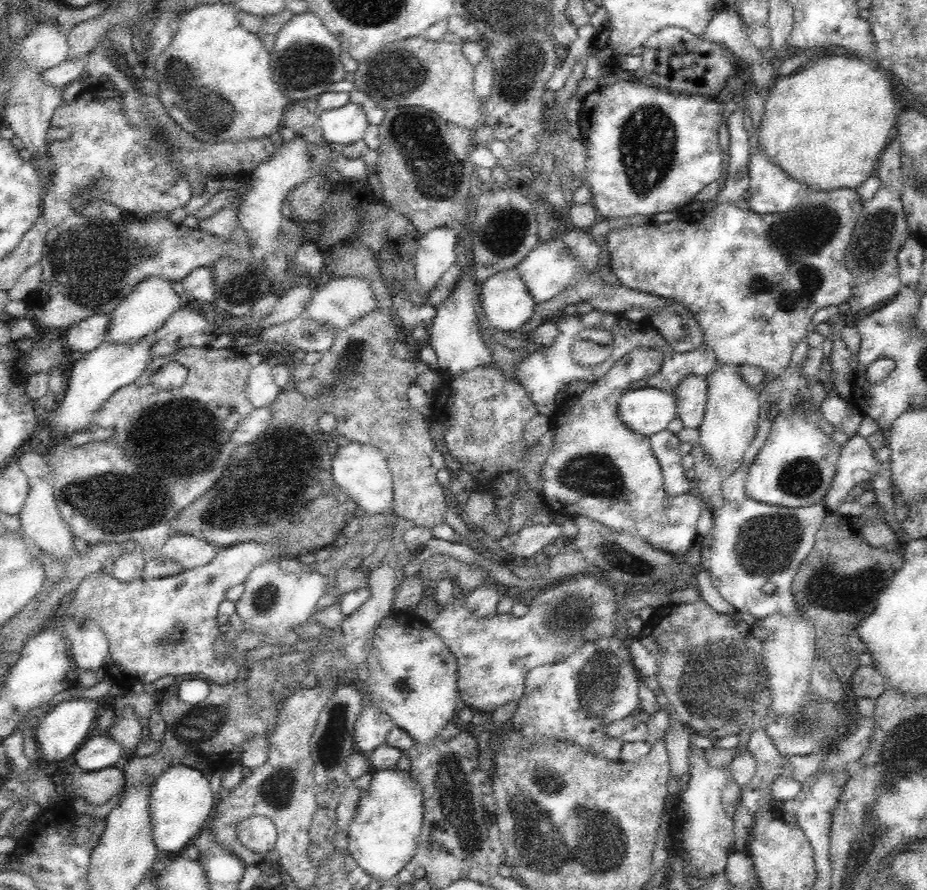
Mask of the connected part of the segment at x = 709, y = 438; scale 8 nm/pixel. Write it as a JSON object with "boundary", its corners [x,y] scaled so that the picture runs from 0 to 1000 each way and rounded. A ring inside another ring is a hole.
{"boundary":[[[776,409],[762,422],[764,445],[761,466],[754,479],[754,500],[768,516],[768,519],[782,533],[793,522],[800,519],[804,506],[811,499],[820,472],[818,462],[821,451],[819,438],[809,434],[799,421],[797,411]]]}

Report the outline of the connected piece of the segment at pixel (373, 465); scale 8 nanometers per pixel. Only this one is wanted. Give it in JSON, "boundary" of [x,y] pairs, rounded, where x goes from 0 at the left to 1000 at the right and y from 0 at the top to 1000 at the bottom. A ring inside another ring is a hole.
{"boundary":[[[380,496],[372,501],[365,501],[367,503],[357,517],[357,529],[361,544],[373,555],[374,561],[389,569],[400,580],[423,574],[424,535],[415,512],[400,499]]]}

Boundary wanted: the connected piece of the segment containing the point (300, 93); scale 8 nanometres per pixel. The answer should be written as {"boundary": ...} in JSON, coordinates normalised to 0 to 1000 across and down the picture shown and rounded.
{"boundary":[[[328,13],[300,34],[298,51],[291,57],[293,90],[313,115],[342,110],[362,92],[372,90],[373,81],[368,71],[368,51],[354,36],[339,15]]]}

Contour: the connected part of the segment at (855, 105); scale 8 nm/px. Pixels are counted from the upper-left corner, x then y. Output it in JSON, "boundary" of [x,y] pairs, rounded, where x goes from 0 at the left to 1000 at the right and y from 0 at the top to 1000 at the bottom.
{"boundary":[[[892,61],[852,84],[839,85],[825,111],[818,144],[819,169],[852,200],[878,215],[923,212],[936,198],[945,194],[946,182],[965,149],[967,126],[964,99],[955,80],[939,67]]]}

